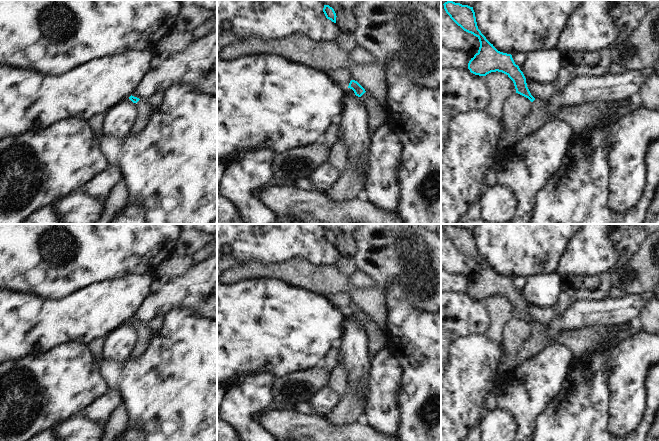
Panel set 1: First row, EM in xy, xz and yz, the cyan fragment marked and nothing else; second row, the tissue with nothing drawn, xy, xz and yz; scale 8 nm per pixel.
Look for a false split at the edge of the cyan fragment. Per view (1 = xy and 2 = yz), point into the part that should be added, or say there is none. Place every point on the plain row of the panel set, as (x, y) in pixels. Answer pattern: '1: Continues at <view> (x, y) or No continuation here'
1: Continues at xy (145, 334)
2: Continues at yz (582, 341).

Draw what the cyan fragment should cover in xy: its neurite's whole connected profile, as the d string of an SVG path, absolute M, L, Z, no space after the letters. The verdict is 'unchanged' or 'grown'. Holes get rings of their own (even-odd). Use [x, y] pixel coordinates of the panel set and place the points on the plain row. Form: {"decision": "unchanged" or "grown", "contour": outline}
{"decision": "grown", "contour": "M132 319L129 323L140 333L140 340L136 343L136 346L130 356L132 360L135 360L147 349L153 334L148 328L147 323L139 323Z"}

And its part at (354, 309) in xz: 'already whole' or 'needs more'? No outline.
needs more

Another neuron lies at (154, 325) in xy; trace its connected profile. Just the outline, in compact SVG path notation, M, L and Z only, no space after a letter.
M159 315L153 318L152 320L150 320L149 322L147 322L147 326L150 329L152 334L155 334L156 332L159 331L159 329L162 326L163 321L164 321L164 316Z

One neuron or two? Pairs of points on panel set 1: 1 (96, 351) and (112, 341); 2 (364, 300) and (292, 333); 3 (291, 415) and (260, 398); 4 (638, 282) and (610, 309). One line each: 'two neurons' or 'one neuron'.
1: two neurons
2: two neurons
3: two neurons
4: two neurons

